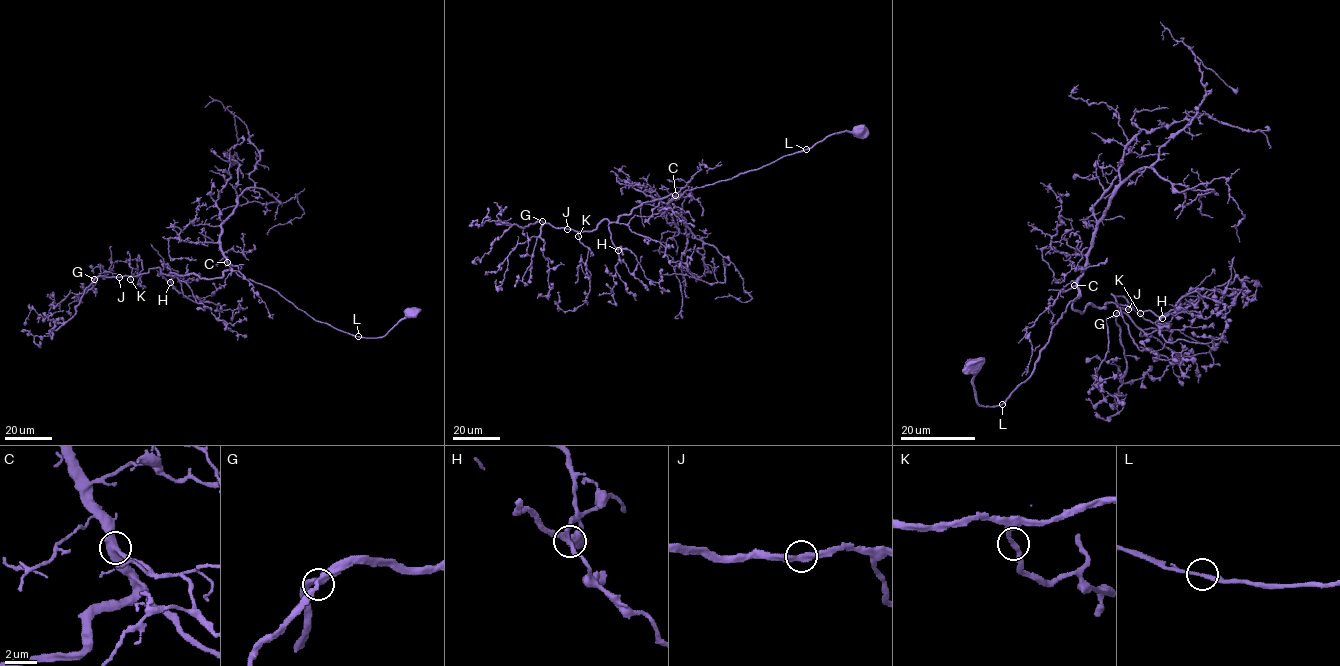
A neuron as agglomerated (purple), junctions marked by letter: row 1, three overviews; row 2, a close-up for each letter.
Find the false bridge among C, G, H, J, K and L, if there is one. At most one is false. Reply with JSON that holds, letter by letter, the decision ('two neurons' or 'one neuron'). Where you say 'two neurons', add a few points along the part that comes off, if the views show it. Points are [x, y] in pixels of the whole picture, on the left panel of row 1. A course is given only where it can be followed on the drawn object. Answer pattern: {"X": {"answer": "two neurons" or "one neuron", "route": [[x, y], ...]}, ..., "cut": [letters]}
{"C": {"answer": "one neuron"}, "G": {"answer": "one neuron"}, "H": {"answer": "one neuron"}, "J": {"answer": "one neuron"}, "K": {"answer": "one neuron"}, "L": {"answer": "one neuron"}, "cut": []}

